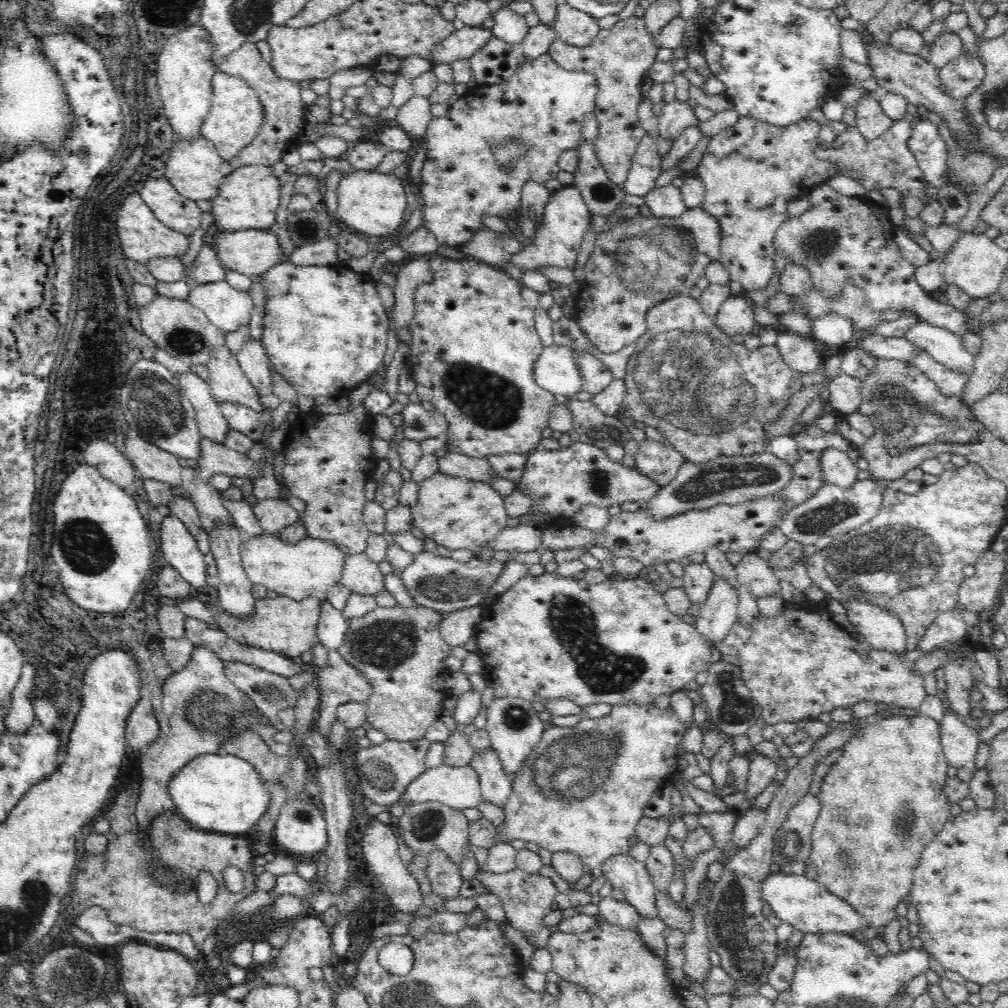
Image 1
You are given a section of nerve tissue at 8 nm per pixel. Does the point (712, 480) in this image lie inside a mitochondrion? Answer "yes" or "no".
yes

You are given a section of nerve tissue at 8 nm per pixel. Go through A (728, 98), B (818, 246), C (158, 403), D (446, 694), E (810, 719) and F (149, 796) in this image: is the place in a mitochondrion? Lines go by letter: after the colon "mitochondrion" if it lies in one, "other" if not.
A: other
B: mitochondrion
C: mitochondrion
D: other
E: other
F: other

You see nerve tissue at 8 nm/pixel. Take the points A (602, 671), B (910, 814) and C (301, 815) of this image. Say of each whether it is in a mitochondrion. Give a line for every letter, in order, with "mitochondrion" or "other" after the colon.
A: mitochondrion
B: mitochondrion
C: mitochondrion

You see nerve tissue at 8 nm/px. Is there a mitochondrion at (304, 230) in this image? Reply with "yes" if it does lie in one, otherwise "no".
yes

